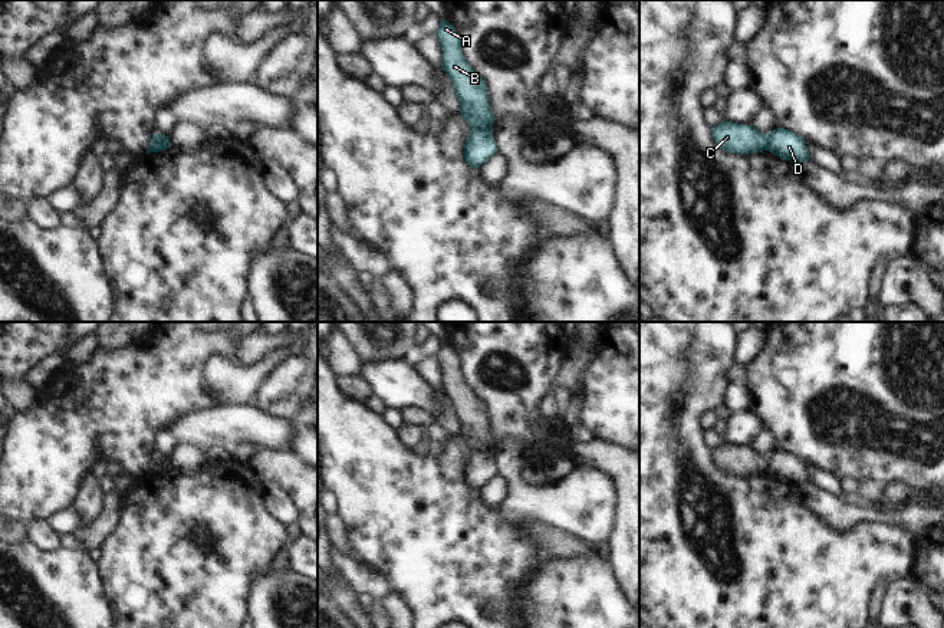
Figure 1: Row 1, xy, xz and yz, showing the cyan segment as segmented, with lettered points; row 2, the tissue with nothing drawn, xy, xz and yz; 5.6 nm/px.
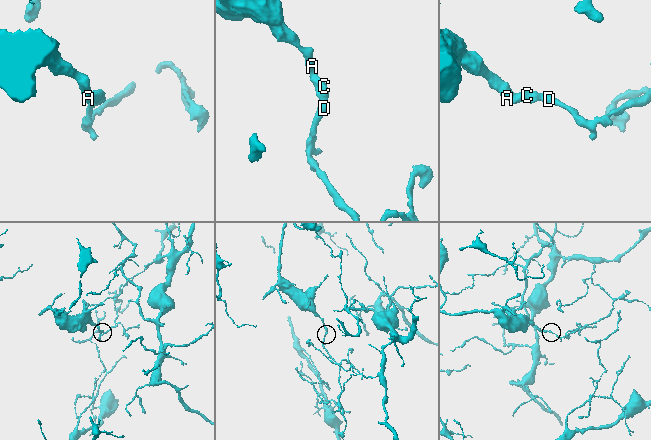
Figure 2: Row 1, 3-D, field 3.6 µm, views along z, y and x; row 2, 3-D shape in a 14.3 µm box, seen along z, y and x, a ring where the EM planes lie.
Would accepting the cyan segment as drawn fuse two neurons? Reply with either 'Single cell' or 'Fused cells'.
Fused cells.

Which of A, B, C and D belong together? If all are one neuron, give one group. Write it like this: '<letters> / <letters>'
A B C / D

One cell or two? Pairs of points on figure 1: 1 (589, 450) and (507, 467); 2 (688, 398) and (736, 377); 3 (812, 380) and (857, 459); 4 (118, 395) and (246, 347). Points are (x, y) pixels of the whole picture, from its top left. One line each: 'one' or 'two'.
1: two
2: two
3: one
4: two

